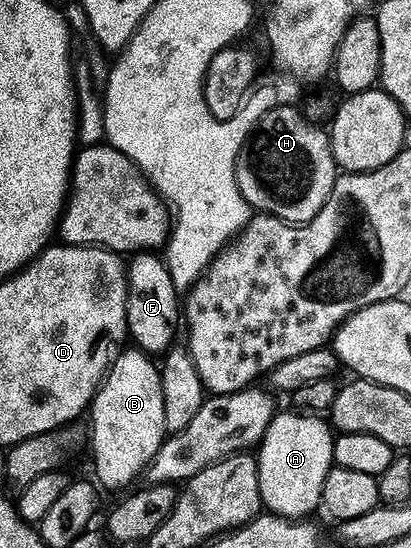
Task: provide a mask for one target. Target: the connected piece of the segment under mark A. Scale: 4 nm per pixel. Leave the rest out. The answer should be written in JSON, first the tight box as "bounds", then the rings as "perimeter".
{"bounds":[258,411,334,518],"perimeter":[[[277,411],[258,445],[260,499],[269,513],[289,518],[308,518],[315,508],[321,507],[322,482],[326,482],[326,474],[334,467],[334,432],[329,421],[319,415],[287,411]]]}

